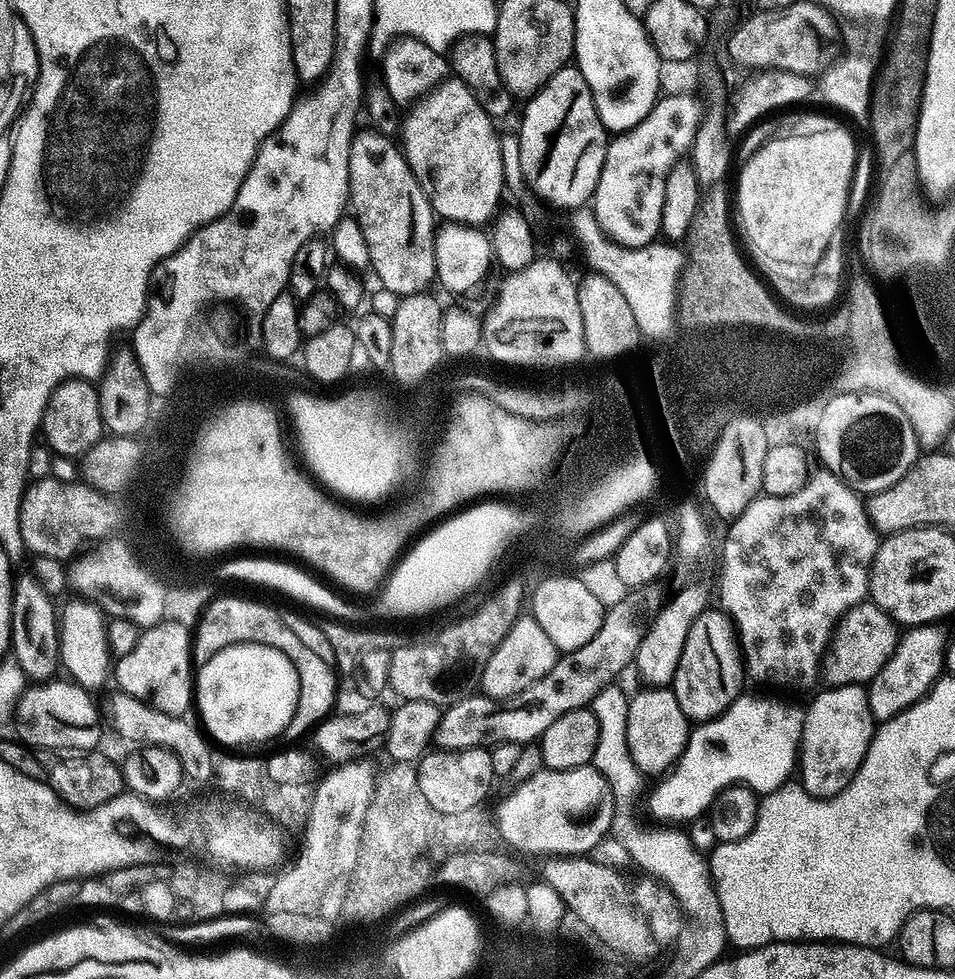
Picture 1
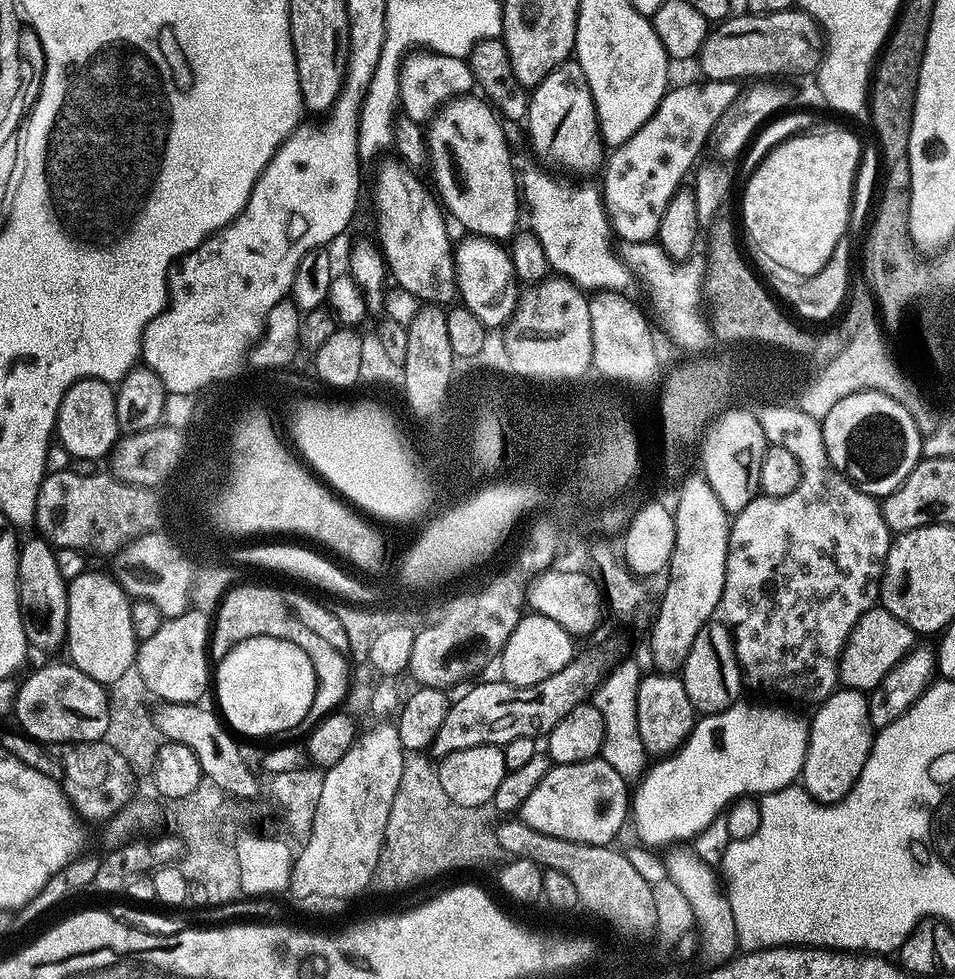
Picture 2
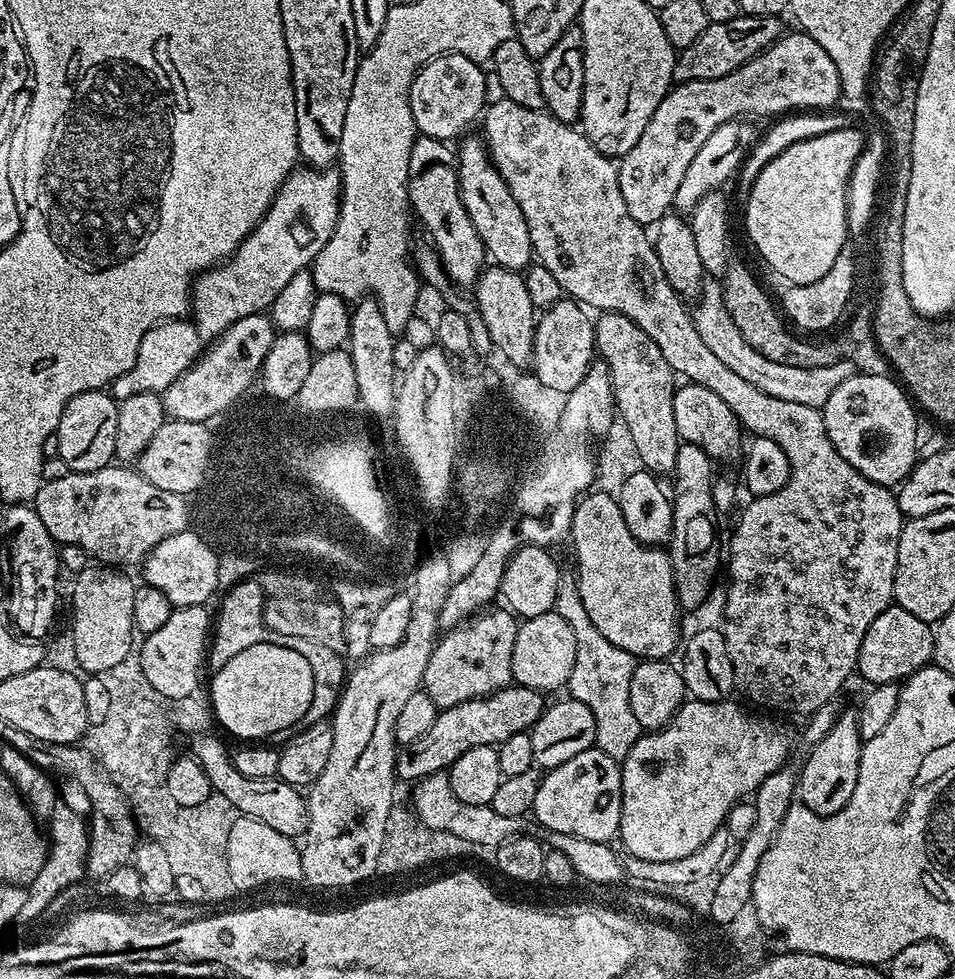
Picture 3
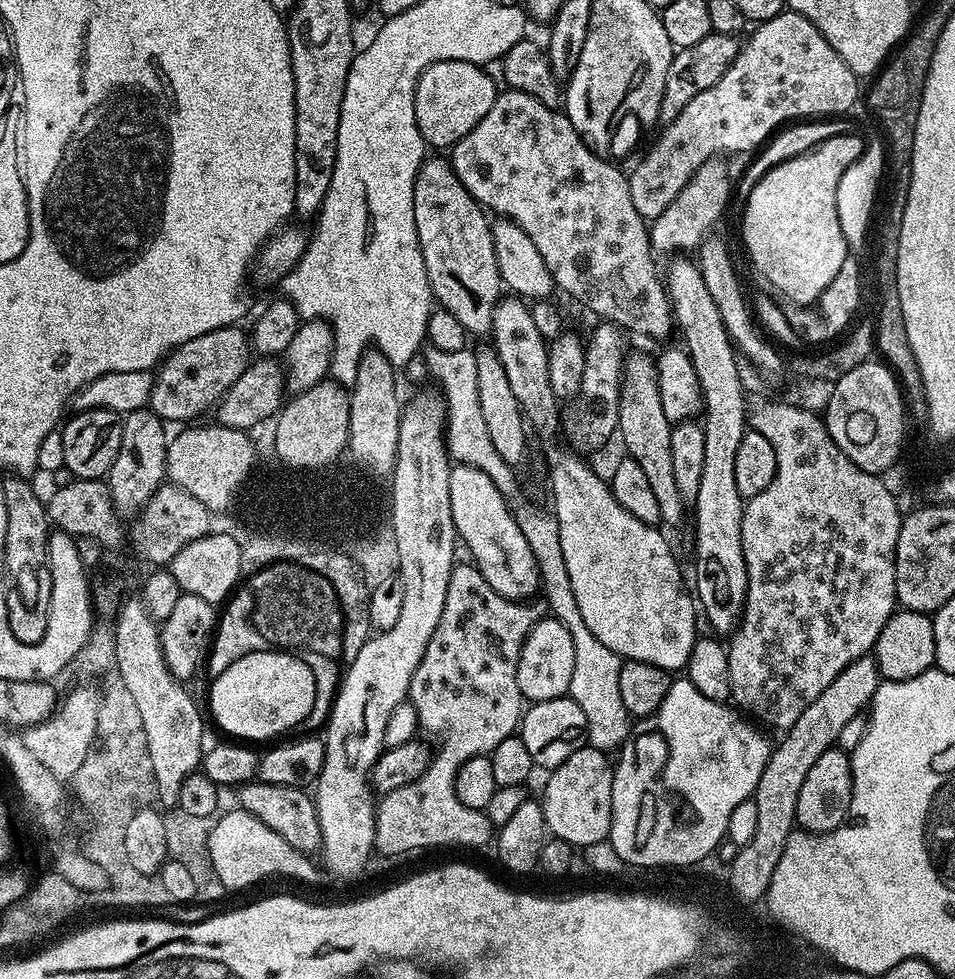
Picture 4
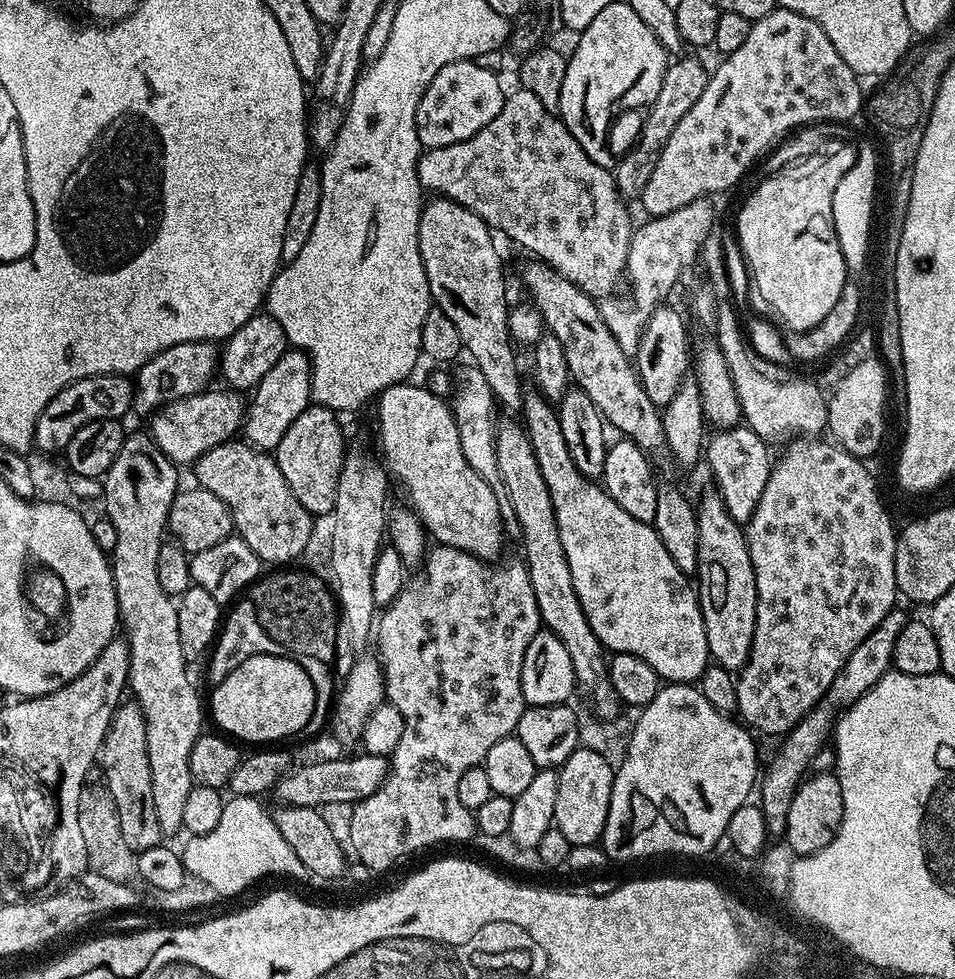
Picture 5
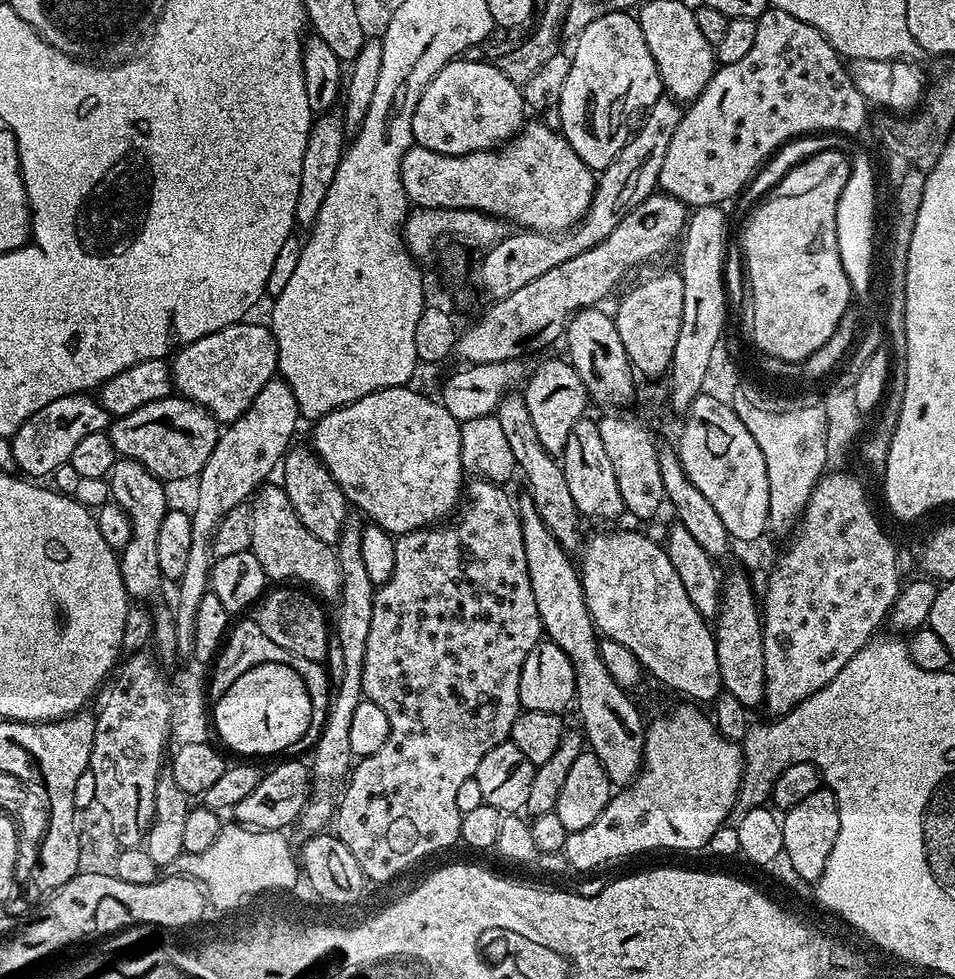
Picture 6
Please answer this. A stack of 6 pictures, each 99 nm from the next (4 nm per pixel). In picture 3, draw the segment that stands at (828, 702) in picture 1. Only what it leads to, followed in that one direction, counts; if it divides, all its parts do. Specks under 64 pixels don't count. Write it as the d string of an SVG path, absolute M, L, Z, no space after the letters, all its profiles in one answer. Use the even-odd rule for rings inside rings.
M850 710L841 711L837 720L830 727L830 732L826 734L817 744L811 745L810 753L804 760L804 769L801 767L798 772L798 800L805 804L814 814L819 816L829 816L838 814L846 802L850 802L850 794L854 794L854 786L858 786L858 770L860 769L860 749L862 741L859 734L859 724L856 721L857 713Z

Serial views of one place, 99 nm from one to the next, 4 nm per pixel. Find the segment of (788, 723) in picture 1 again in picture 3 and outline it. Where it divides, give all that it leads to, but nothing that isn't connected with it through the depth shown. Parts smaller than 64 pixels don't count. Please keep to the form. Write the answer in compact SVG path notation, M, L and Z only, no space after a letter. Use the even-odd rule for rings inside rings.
M685 699L680 708L673 714L672 720L664 728L645 731L634 742L629 754L620 764L622 774L622 818L620 819L620 831L618 840L624 843L623 851L634 858L645 859L648 862L673 862L674 859L685 858L693 854L716 830L722 827L724 819L734 805L741 803L745 798L751 797L760 783L770 774L774 774L784 765L789 763L788 751L792 744L788 736L772 720L763 720L760 716L751 716L747 707L739 708L732 704L731 699L726 700L697 700Z

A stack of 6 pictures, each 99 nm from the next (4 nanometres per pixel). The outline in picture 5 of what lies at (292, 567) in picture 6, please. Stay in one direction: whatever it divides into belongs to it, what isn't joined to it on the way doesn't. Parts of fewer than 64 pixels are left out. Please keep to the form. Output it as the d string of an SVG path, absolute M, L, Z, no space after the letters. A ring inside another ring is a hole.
M233 438L227 443L207 450L201 457L196 459L194 469L199 487L210 490L210 494L222 498L222 502L228 504L235 535L242 537L246 542L246 546L250 546L250 550L254 550L256 557L265 565L291 565L288 564L291 560L298 559L307 550L308 543L312 540L314 517L312 513L306 511L302 506L302 502L298 502L298 498L294 498L290 486L286 486L286 478L282 478L282 470L278 470L275 455Z

